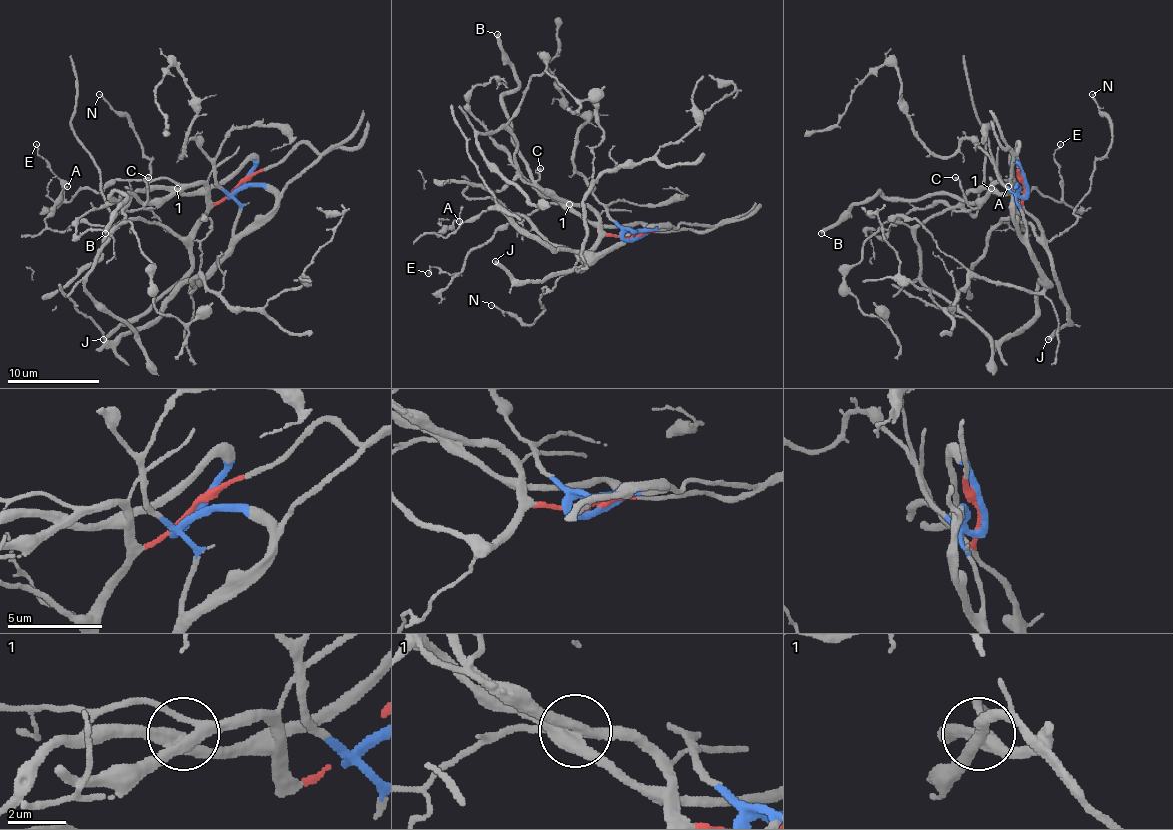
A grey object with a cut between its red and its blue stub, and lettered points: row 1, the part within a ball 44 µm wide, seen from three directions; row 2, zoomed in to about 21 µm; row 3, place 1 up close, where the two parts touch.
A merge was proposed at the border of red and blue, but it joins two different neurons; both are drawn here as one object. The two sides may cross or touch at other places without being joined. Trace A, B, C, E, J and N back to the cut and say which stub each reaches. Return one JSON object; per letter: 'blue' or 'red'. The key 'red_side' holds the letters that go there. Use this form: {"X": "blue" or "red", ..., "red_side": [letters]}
{"A": "red", "B": "red", "C": "red", "E": "red", "J": "red", "N": "red", "red_side": ["A", "B", "C", "E", "J", "N"]}

